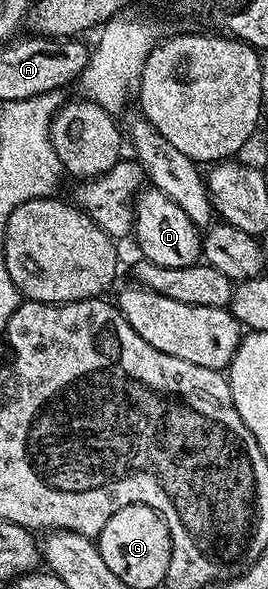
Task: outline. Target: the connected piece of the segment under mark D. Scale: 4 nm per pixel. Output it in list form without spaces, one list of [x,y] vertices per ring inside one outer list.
[[[153,187],[143,188],[134,207],[133,240],[138,240],[141,256],[160,267],[188,267],[199,264],[202,256],[202,233],[164,192]]]

